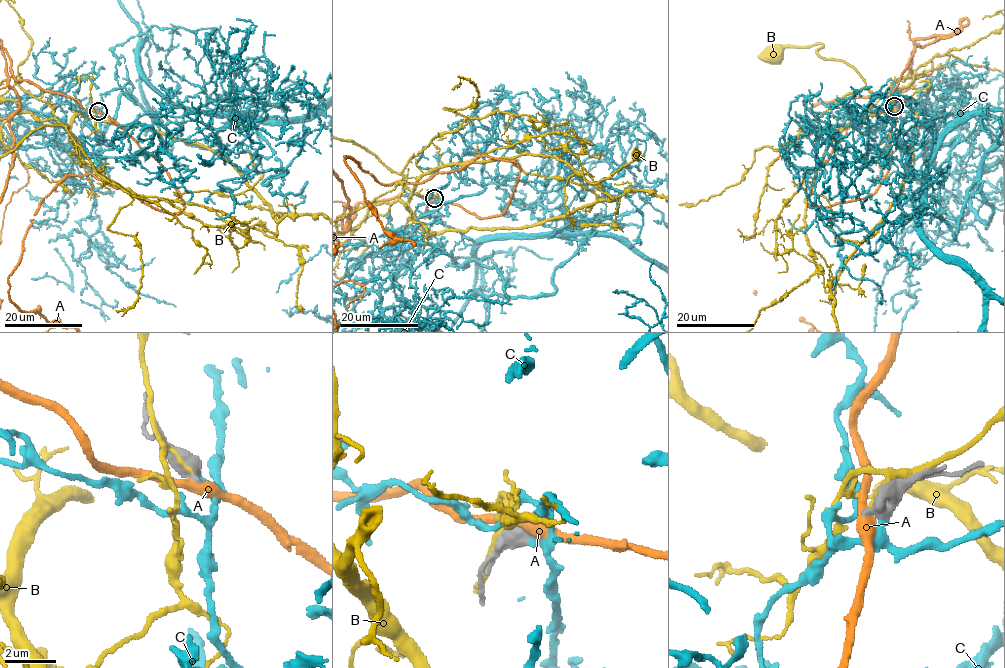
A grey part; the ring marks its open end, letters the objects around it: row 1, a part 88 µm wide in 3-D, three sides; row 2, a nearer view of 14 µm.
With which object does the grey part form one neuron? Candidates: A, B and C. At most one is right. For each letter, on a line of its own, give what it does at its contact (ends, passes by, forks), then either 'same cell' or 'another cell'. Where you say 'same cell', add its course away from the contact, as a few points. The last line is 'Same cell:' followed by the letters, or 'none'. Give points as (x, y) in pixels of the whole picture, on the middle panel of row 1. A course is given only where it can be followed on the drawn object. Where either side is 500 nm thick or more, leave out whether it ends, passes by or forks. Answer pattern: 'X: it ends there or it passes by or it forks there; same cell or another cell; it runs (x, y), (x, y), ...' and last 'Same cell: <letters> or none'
A: another cell
B: another cell
C: another cell
Same cell: none

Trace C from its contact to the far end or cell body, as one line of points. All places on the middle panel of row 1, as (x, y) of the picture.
C: (434, 202), (445, 215), (413, 236), (496, 268), (508, 299), (474, 296), (476, 264)

